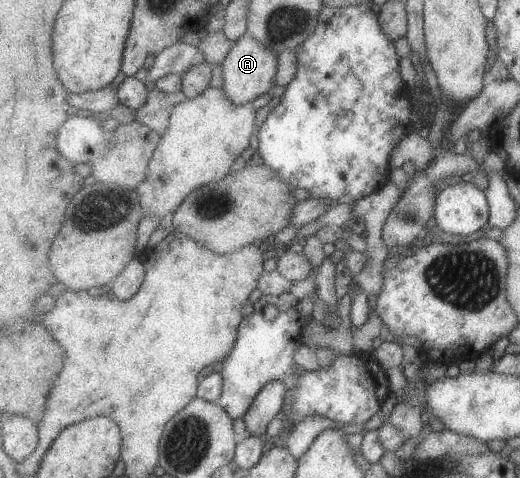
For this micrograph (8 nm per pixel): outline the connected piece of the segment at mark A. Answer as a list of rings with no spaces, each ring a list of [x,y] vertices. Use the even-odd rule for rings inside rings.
[[[247,32],[240,36],[233,42],[227,56],[220,64],[224,95],[233,104],[240,105],[252,102],[254,98],[267,93],[267,90],[275,86],[275,71],[278,69],[277,57],[273,49],[265,48]]]

